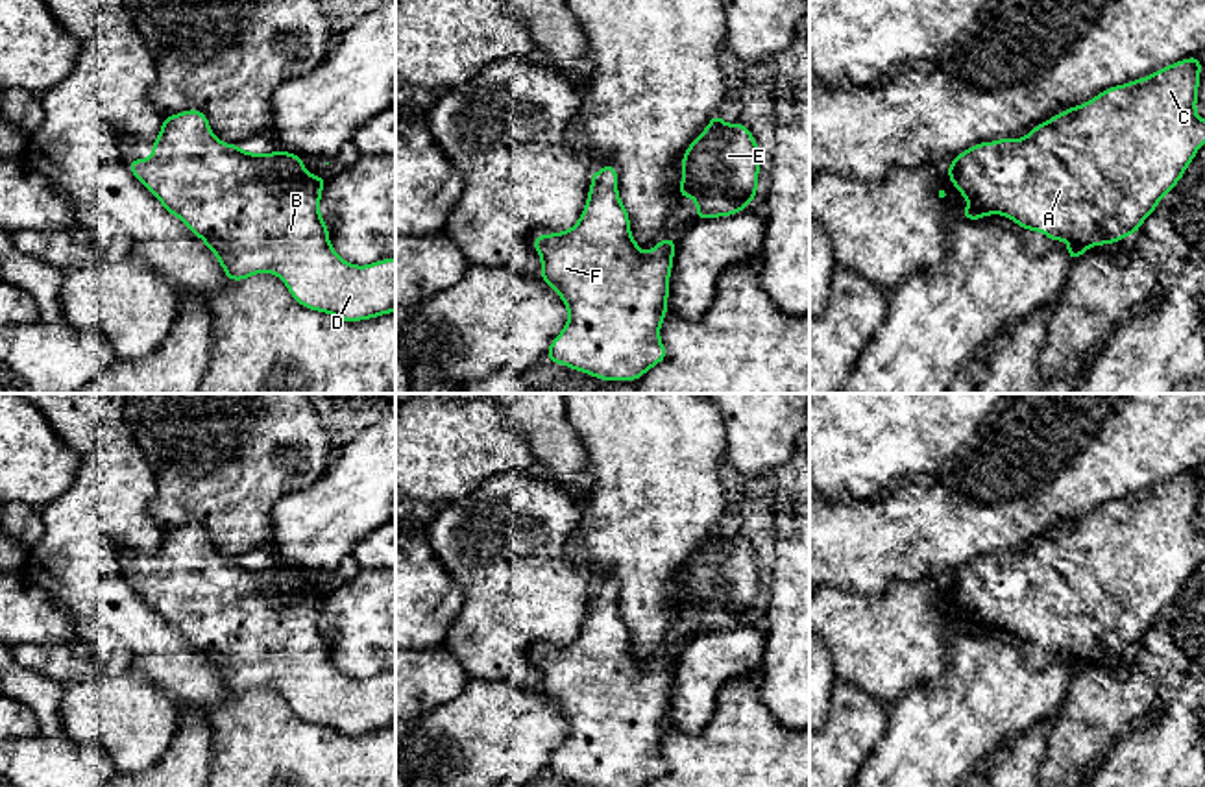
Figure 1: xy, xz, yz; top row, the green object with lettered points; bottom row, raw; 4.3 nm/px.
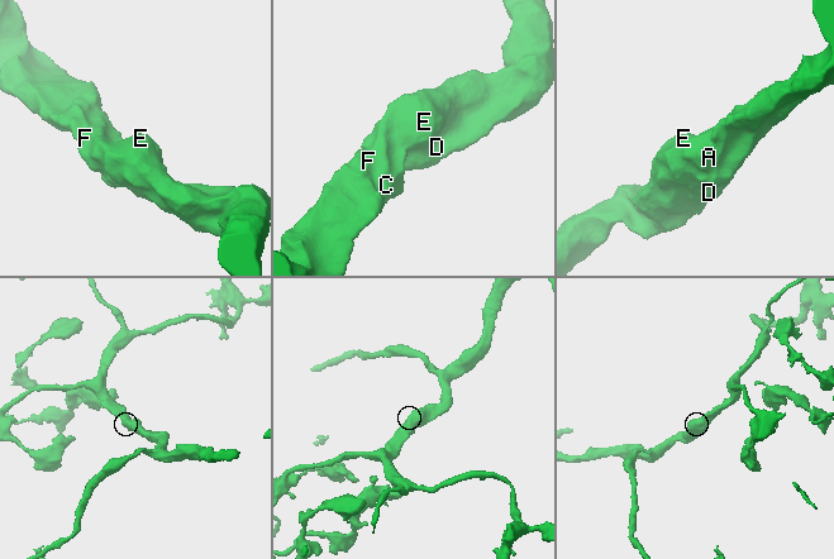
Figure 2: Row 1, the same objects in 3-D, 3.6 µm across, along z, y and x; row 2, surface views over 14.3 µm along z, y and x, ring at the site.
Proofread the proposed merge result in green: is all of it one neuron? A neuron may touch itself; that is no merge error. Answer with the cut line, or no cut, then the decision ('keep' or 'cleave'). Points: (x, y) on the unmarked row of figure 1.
cut none; keep

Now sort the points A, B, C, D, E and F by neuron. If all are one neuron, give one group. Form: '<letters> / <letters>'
A B C D E F

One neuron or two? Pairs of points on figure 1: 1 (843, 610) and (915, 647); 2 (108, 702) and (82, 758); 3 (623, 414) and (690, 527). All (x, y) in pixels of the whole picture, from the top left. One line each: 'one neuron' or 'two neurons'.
1: one neuron
2: two neurons
3: one neuron

